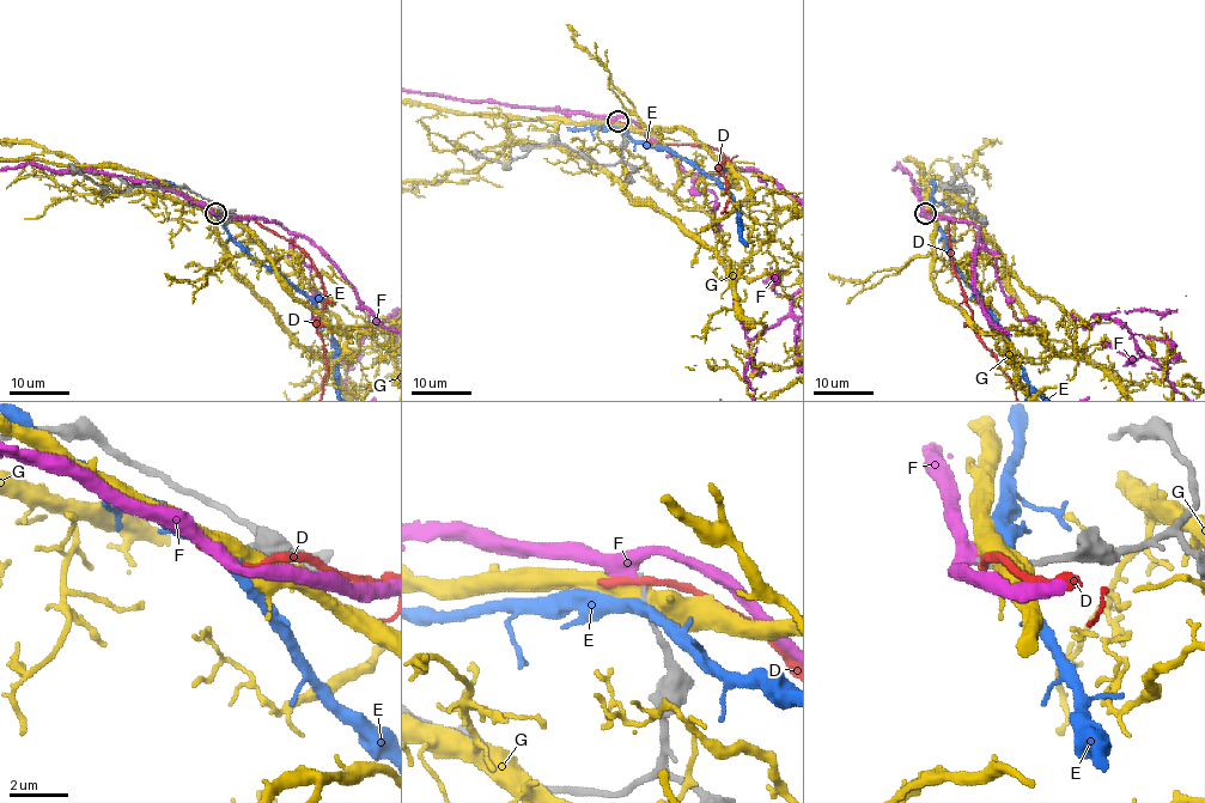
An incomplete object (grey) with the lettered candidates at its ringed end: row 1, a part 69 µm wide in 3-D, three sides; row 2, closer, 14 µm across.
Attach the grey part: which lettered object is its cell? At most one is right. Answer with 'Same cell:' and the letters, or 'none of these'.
Same cell: F

